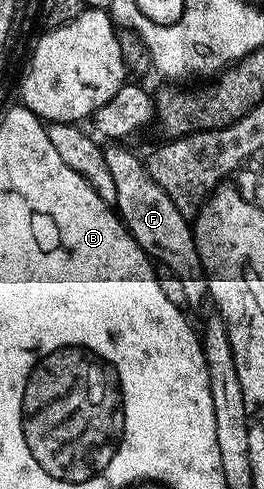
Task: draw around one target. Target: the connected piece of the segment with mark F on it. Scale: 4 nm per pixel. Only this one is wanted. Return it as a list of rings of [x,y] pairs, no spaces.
[[[107,145],[103,147],[105,165],[109,165],[109,173],[113,176],[113,185],[117,185],[117,197],[113,206],[119,218],[127,226],[127,232],[142,245],[144,251],[151,256],[152,260],[159,265],[164,263],[183,282],[183,295],[187,298],[188,304],[186,303],[186,306],[188,308],[190,308],[189,306],[199,307],[203,302],[206,304],[209,299],[207,279],[205,278],[199,250],[195,244],[195,233],[192,224],[181,213],[181,209],[177,209],[177,205],[173,205],[173,201],[169,201],[169,193],[165,193],[165,189],[161,189],[161,185],[157,185],[157,181],[153,181],[153,177],[147,172],[146,162],[142,158],[138,159],[129,148],[123,146],[127,145]]]

